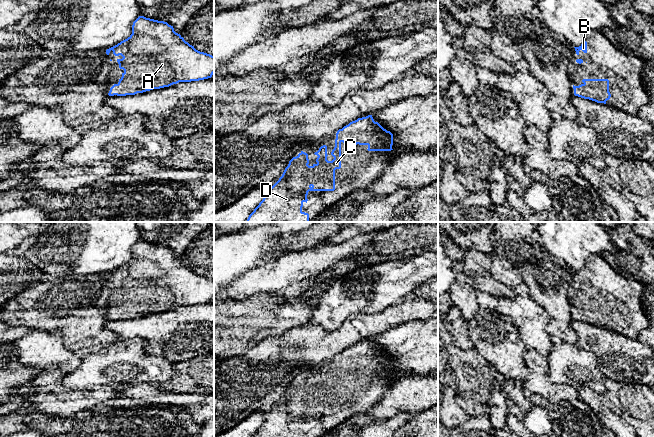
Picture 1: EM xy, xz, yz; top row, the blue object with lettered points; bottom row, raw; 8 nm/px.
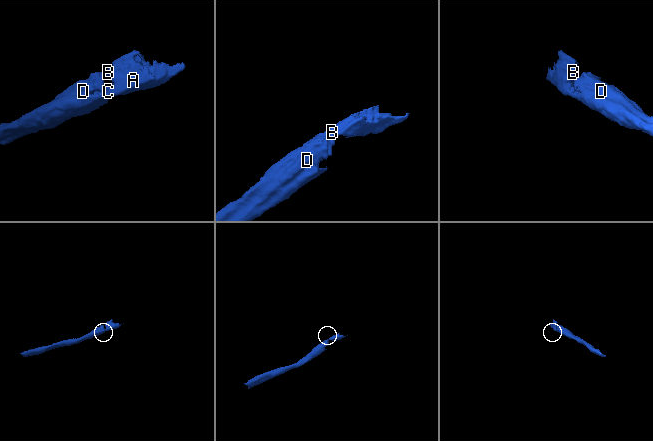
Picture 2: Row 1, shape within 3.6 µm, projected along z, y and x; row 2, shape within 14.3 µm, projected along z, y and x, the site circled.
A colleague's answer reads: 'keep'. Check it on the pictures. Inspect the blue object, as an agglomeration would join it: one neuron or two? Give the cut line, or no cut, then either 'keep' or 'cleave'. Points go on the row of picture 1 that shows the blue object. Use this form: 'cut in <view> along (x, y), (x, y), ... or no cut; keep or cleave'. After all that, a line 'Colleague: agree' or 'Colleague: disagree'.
no cut; keep
Colleague: agree

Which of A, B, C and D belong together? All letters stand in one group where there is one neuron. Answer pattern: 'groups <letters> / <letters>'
groups A B C D

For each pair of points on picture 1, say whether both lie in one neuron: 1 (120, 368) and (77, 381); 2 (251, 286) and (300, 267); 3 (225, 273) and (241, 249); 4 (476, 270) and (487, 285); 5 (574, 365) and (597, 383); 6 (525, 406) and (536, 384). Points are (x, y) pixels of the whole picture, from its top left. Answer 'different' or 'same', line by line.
1: same
2: same
3: same
4: same
5: same
6: different

